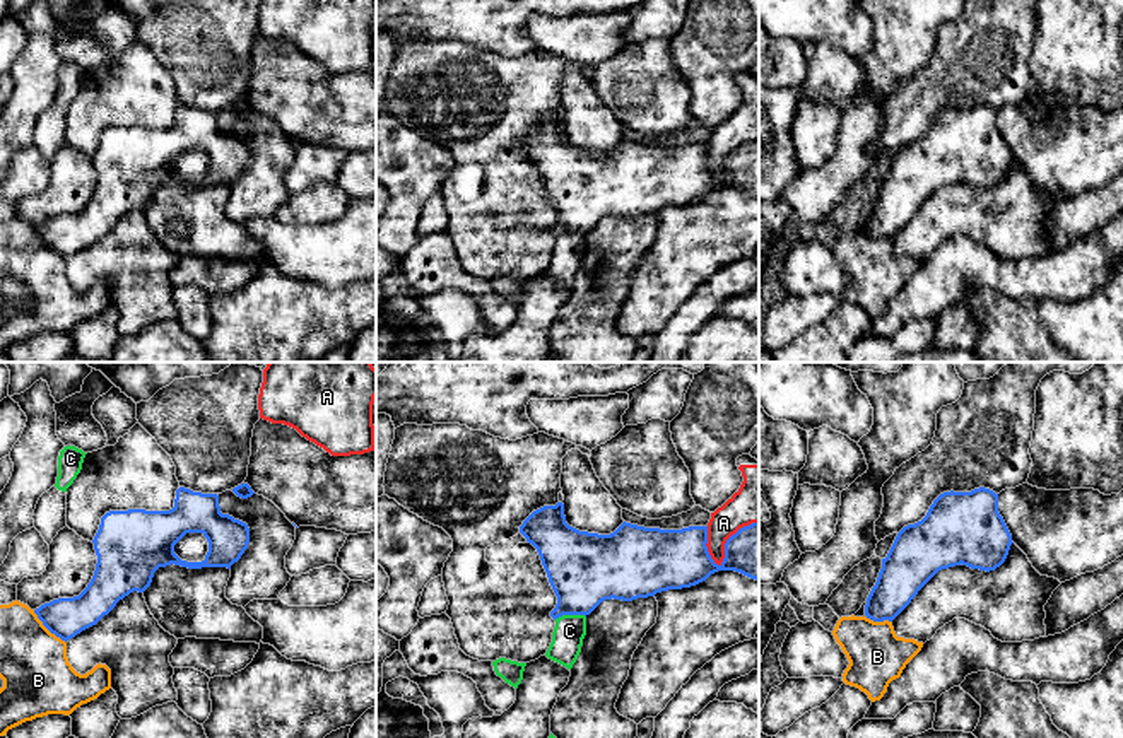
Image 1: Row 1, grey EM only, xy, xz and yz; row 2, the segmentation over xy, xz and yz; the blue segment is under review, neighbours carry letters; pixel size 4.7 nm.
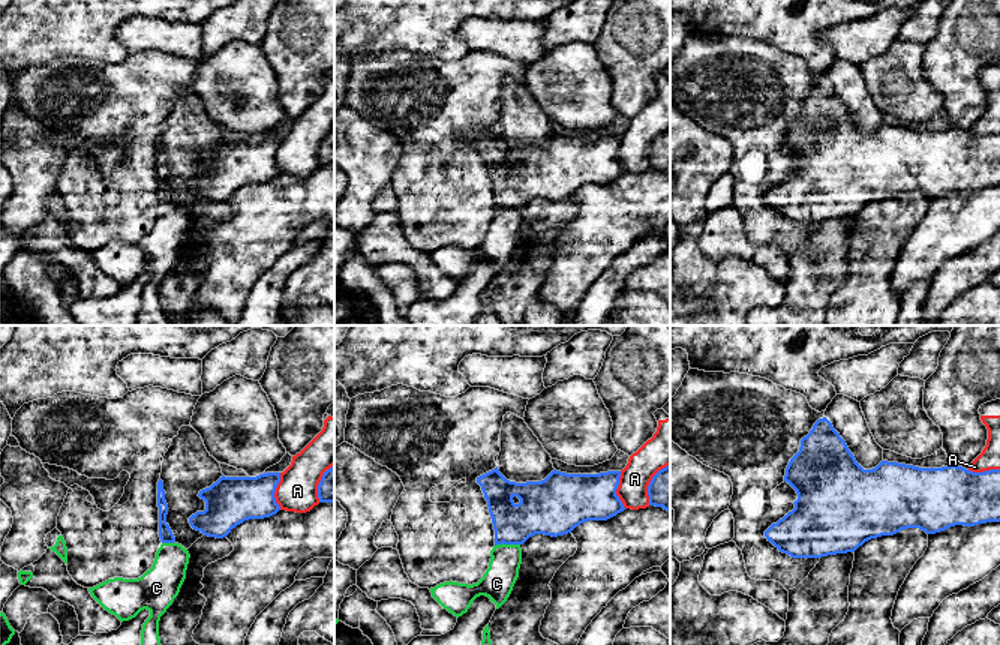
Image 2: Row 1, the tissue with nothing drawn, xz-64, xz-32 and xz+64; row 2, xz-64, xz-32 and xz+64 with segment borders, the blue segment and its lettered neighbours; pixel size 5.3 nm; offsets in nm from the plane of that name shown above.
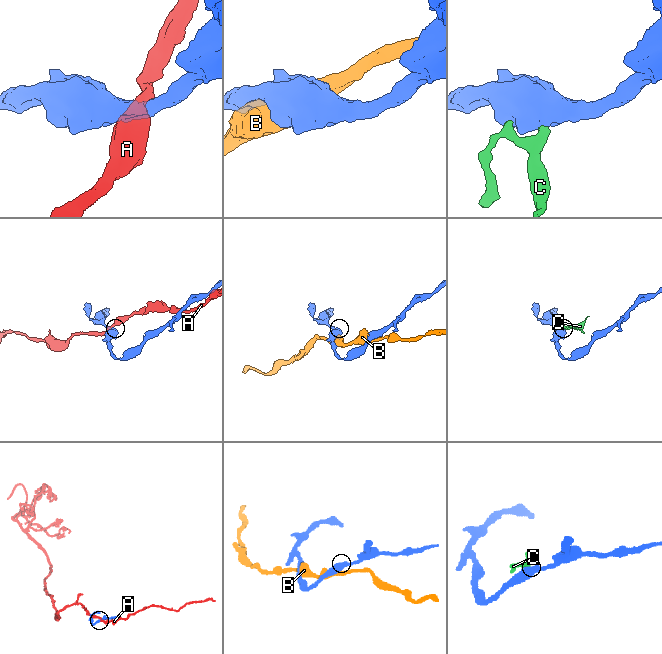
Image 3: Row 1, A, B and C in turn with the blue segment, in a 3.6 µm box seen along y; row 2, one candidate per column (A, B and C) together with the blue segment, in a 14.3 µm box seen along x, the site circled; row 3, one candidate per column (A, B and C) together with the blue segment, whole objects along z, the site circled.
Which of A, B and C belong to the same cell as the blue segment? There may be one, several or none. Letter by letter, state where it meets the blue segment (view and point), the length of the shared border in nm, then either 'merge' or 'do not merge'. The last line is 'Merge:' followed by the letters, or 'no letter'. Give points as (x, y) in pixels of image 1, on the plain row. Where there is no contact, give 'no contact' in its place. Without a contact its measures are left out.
A: meets blue in xz at (727, 158); contact 300 nm long; do not merge
B: meets blue in xy at (48, 246); contact 220 nm long; do not merge
C: meets blue in xz at (570, 231); contact 150 nm long; do not merge
Merge: no letter

